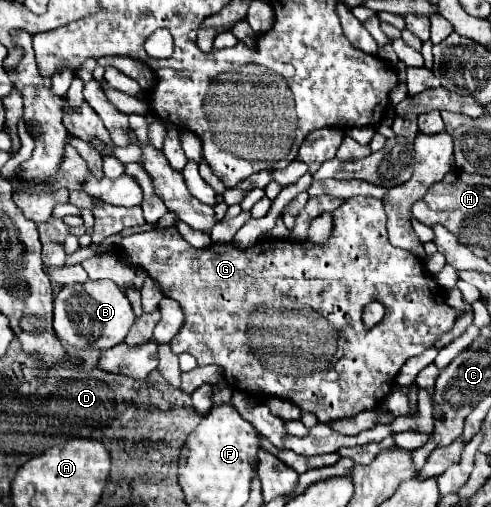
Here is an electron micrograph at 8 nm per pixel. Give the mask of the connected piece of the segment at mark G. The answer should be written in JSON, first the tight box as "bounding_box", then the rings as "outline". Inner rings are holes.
{"bounding_box":[120,196,458,424],"outline":[[[354,196],[354,198],[348,198],[348,200],[344,200],[344,204],[342,204],[340,208],[334,210],[334,236],[332,236],[330,242],[326,242],[324,246],[316,246],[316,244],[312,244],[312,242],[302,242],[302,244],[298,244],[298,242],[292,242],[292,240],[268,238],[268,240],[256,242],[254,246],[250,246],[250,248],[246,248],[246,250],[244,250],[244,248],[236,248],[234,244],[212,244],[212,246],[208,246],[208,248],[198,250],[198,248],[190,246],[190,244],[180,236],[180,232],[178,232],[176,228],[170,228],[170,230],[150,230],[150,232],[142,232],[142,234],[132,234],[132,236],[126,236],[126,238],[120,242],[120,246],[122,246],[124,258],[126,258],[132,266],[142,266],[142,268],[148,272],[150,278],[156,278],[156,282],[160,284],[164,296],[170,296],[172,300],[176,300],[176,302],[182,306],[182,312],[184,312],[186,320],[184,320],[182,330],[180,330],[180,332],[172,338],[172,342],[170,342],[174,354],[188,352],[188,354],[192,354],[192,356],[198,360],[200,366],[204,366],[204,364],[218,364],[218,366],[222,366],[224,378],[226,378],[226,382],[228,382],[232,388],[242,390],[242,392],[248,392],[248,394],[254,394],[254,396],[264,396],[264,394],[266,394],[266,396],[276,396],[276,398],[288,400],[288,402],[296,404],[302,412],[312,412],[312,414],[316,414],[316,418],[318,418],[320,422],[326,422],[326,424],[336,422],[336,420],[342,420],[342,418],[352,418],[352,416],[356,416],[356,414],[362,412],[362,410],[372,410],[372,408],[380,406],[380,404],[388,398],[388,394],[392,392],[394,376],[398,374],[398,370],[402,368],[402,364],[404,364],[410,356],[418,356],[418,354],[422,354],[426,348],[434,346],[436,340],[438,340],[442,334],[446,334],[446,332],[454,326],[454,320],[456,320],[456,316],[458,316],[458,312],[446,304],[446,290],[444,290],[438,282],[434,282],[434,276],[432,276],[432,274],[428,274],[428,272],[424,270],[420,258],[414,256],[414,254],[410,254],[410,252],[406,252],[406,250],[394,248],[394,246],[388,242],[384,202],[382,202],[382,200],[376,200],[376,198],[368,198],[368,196]],[[282,302],[294,302],[296,306],[308,306],[308,310],[312,310],[312,312],[324,316],[324,318],[330,322],[328,326],[334,326],[334,328],[340,330],[340,340],[342,340],[342,344],[344,344],[344,352],[342,352],[340,360],[334,360],[334,362],[340,364],[340,378],[326,378],[326,374],[322,374],[322,376],[286,376],[286,374],[278,374],[278,372],[274,372],[274,370],[270,370],[270,368],[264,368],[264,364],[262,364],[260,358],[252,352],[252,346],[250,346],[250,318],[252,318],[252,314],[256,314],[260,308],[264,310],[266,306],[268,306],[268,308],[270,308],[270,306],[280,306]],[[370,302],[382,302],[382,304],[386,306],[386,314],[384,314],[384,320],[380,320],[376,326],[366,328],[364,322],[362,322],[362,310],[364,310],[364,304],[370,304]]]}

